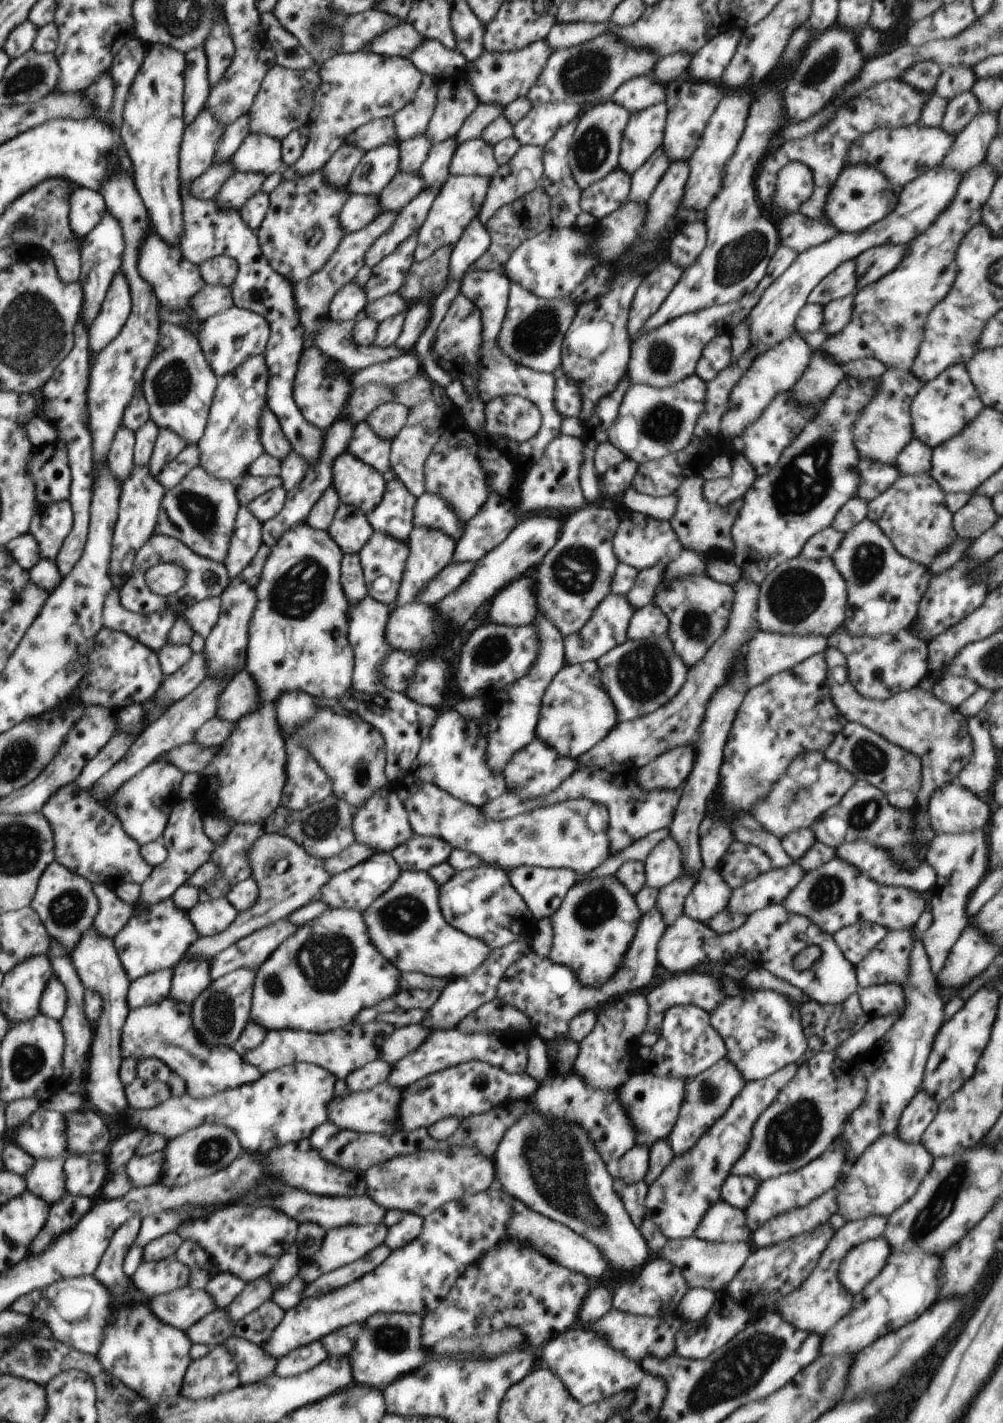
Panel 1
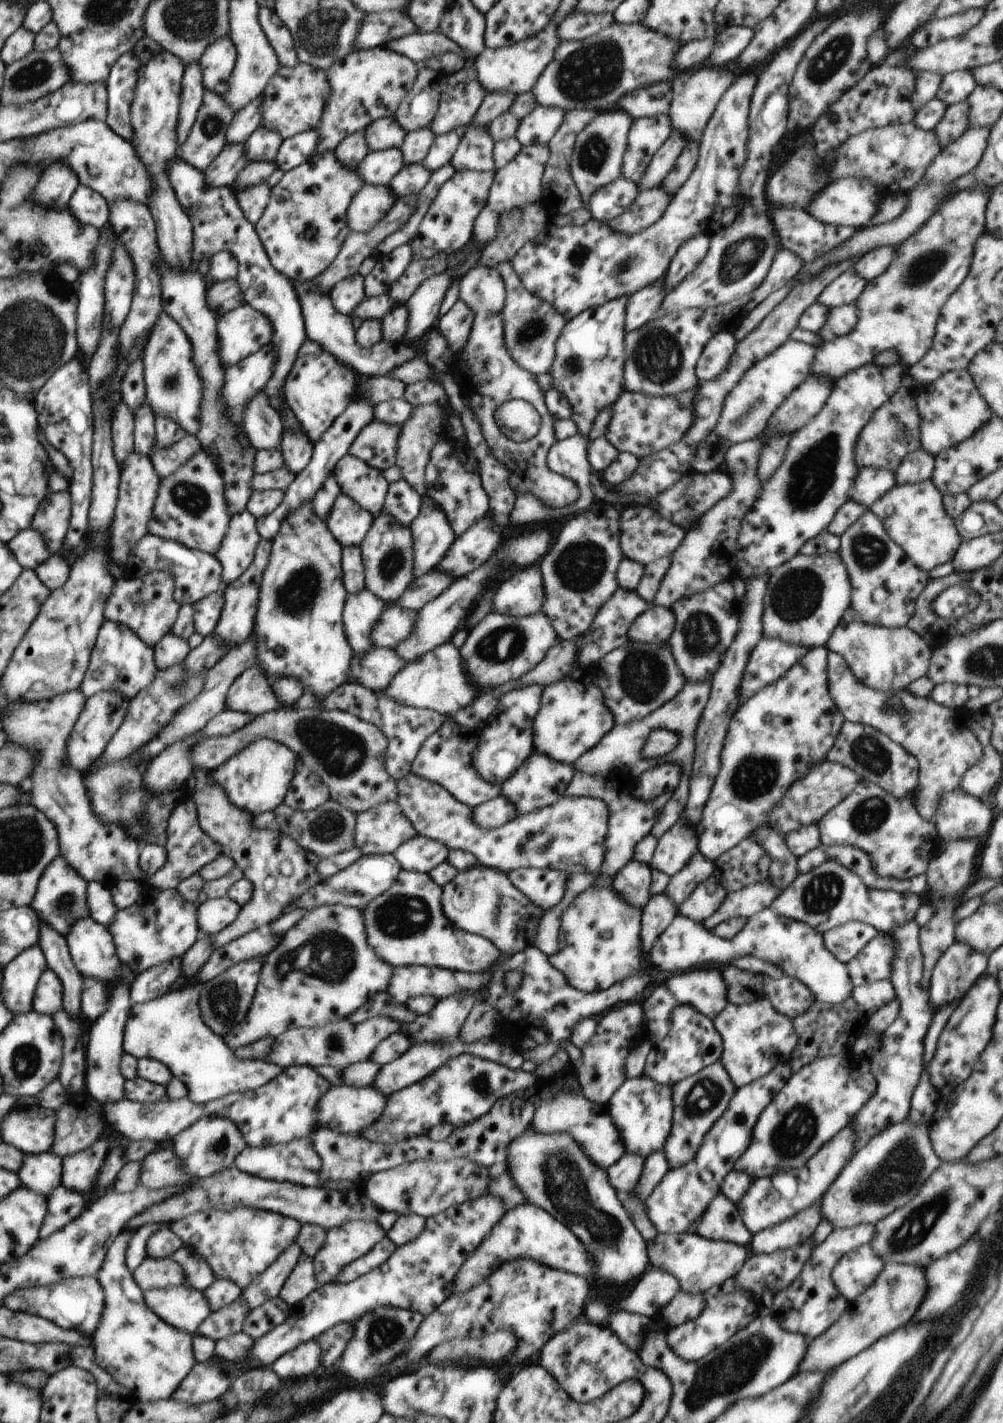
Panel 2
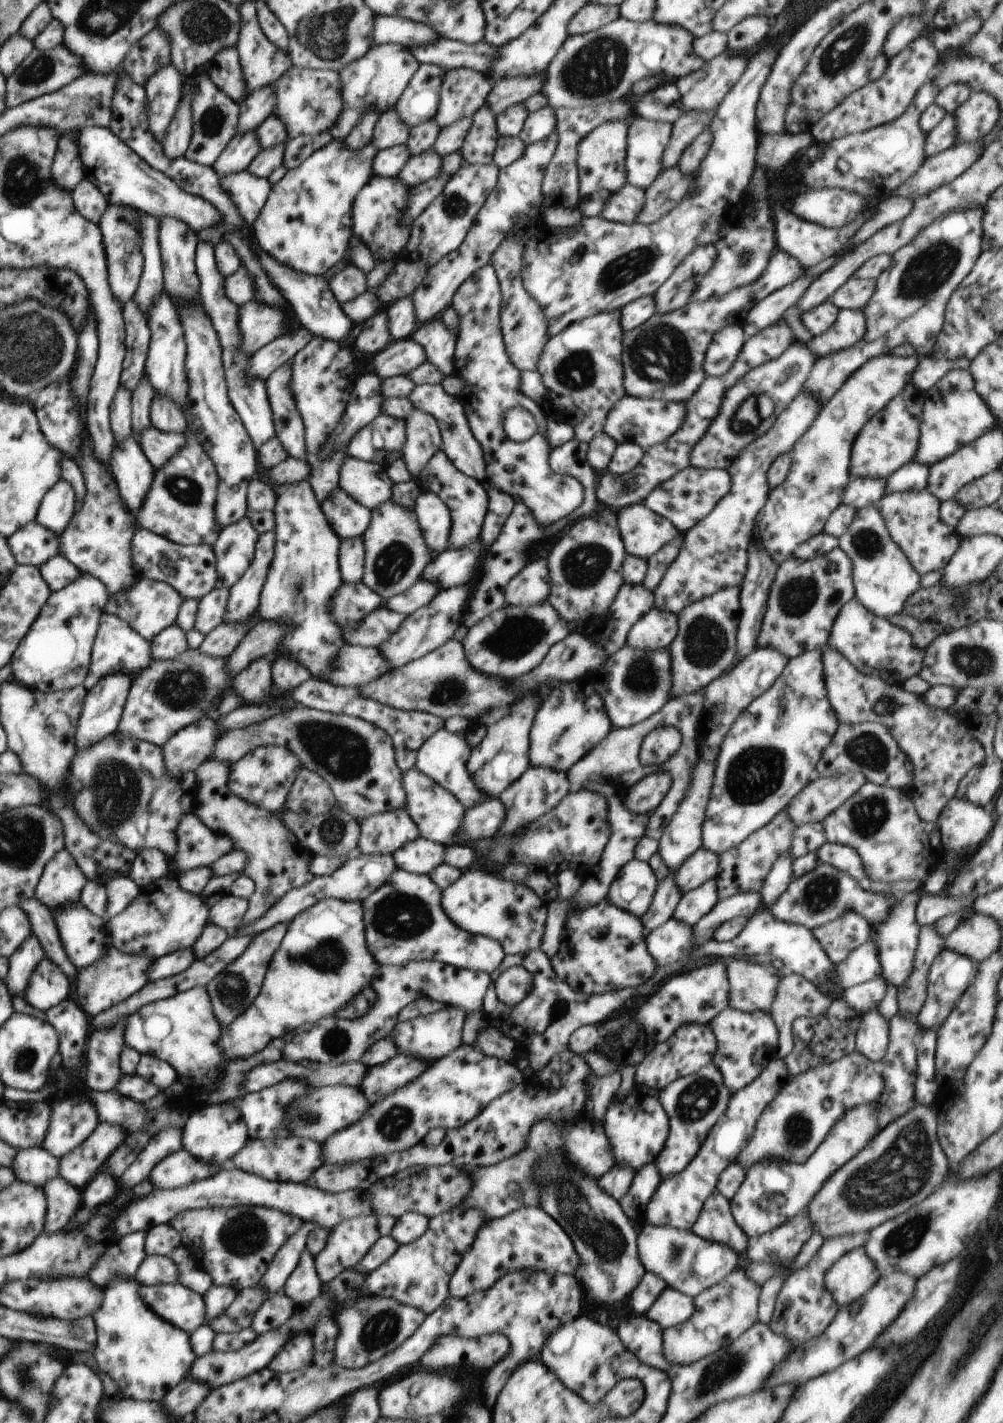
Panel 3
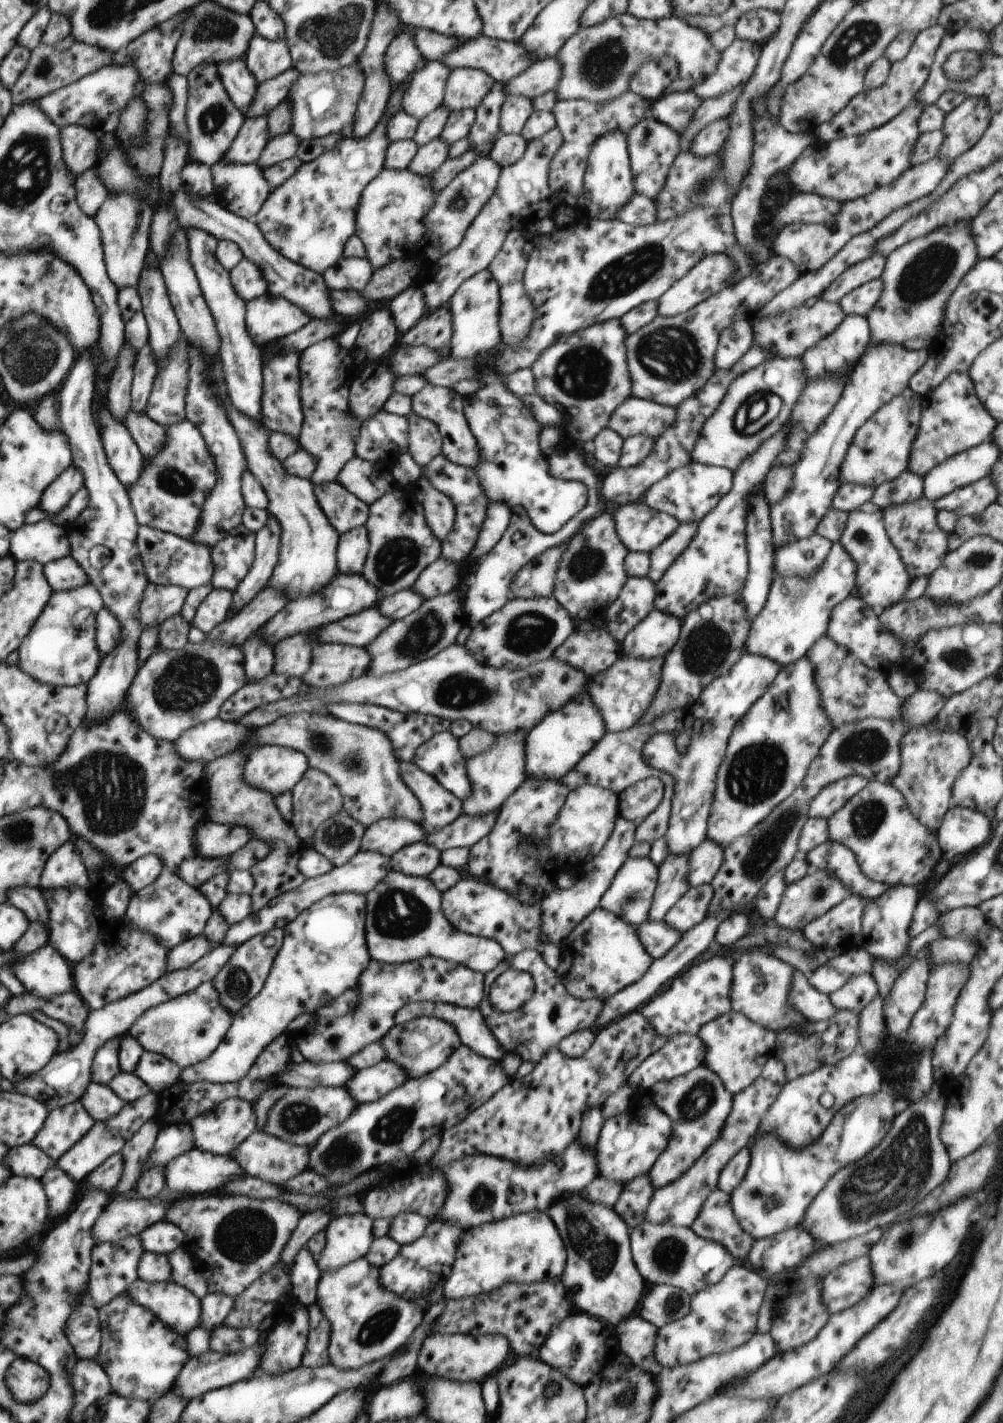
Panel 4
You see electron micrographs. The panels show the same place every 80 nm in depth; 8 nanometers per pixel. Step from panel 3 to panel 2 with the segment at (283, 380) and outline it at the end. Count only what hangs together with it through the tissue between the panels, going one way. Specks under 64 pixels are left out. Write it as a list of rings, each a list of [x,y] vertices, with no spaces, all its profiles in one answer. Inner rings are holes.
[[[284,402],[279,416],[284,430],[281,448],[284,468],[288,468],[290,474],[300,474],[310,463],[313,443],[306,438],[305,431],[302,429],[287,402]]]

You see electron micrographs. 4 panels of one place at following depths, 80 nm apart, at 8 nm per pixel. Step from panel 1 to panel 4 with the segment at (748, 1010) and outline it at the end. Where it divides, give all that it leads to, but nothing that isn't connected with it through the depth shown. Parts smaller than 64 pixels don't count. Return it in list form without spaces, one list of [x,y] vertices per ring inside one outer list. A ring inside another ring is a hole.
[[[734,1010],[707,1022],[697,1035],[705,1046],[702,1065],[706,1065],[714,1074],[717,1074],[726,1090],[732,1094],[739,1093],[750,1086],[762,1074],[765,1062],[769,1058],[776,1057],[777,1033],[766,1030]]]

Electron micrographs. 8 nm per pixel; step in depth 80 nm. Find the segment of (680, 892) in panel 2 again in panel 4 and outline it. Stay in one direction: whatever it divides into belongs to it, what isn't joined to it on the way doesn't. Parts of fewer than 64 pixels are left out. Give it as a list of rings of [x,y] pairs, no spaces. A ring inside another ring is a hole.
[[[706,837],[689,854],[689,886],[697,887],[709,884],[713,876],[722,868],[723,846]]]

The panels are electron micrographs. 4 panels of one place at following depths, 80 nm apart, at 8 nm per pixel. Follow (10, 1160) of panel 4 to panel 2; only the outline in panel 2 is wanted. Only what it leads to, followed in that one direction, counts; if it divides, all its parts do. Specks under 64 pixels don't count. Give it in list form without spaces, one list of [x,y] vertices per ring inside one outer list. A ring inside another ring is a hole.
[[[52,1152],[25,1154],[17,1174],[26,1188],[46,1196],[52,1188],[62,1185],[63,1158]]]

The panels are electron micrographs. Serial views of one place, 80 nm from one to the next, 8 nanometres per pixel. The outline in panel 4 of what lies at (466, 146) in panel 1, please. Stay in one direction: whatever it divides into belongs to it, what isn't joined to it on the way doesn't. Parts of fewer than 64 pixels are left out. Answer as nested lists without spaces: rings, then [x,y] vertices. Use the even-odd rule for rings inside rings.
[[[495,81],[476,108],[477,117],[468,138],[471,142],[470,149],[480,153],[480,157],[489,156],[500,132],[501,110],[506,96],[505,84]]]

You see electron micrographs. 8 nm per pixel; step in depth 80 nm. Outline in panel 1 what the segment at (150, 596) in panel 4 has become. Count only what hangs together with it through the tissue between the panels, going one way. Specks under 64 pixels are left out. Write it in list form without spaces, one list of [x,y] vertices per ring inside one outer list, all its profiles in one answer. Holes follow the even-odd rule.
[[[161,563],[146,572],[146,584],[152,592],[168,596],[175,594],[186,584],[186,568],[180,564]],[[112,588],[103,609],[103,627],[124,632],[156,654],[167,643],[167,637],[179,613],[166,609],[152,614],[135,614],[120,606],[120,589]]]

